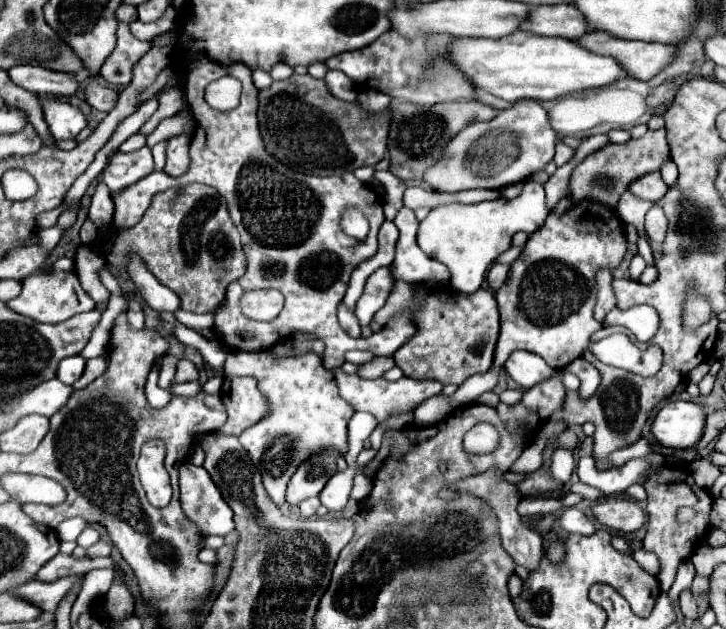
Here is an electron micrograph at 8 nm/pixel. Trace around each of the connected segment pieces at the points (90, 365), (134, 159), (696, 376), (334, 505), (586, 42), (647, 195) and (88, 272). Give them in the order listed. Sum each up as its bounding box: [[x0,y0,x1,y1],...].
[[73,355,107,389],[103,147,153,193],[688,361,710,384],[319,453,357,511],[573,31,675,81],[629,171,667,201],[75,245,110,304]]

